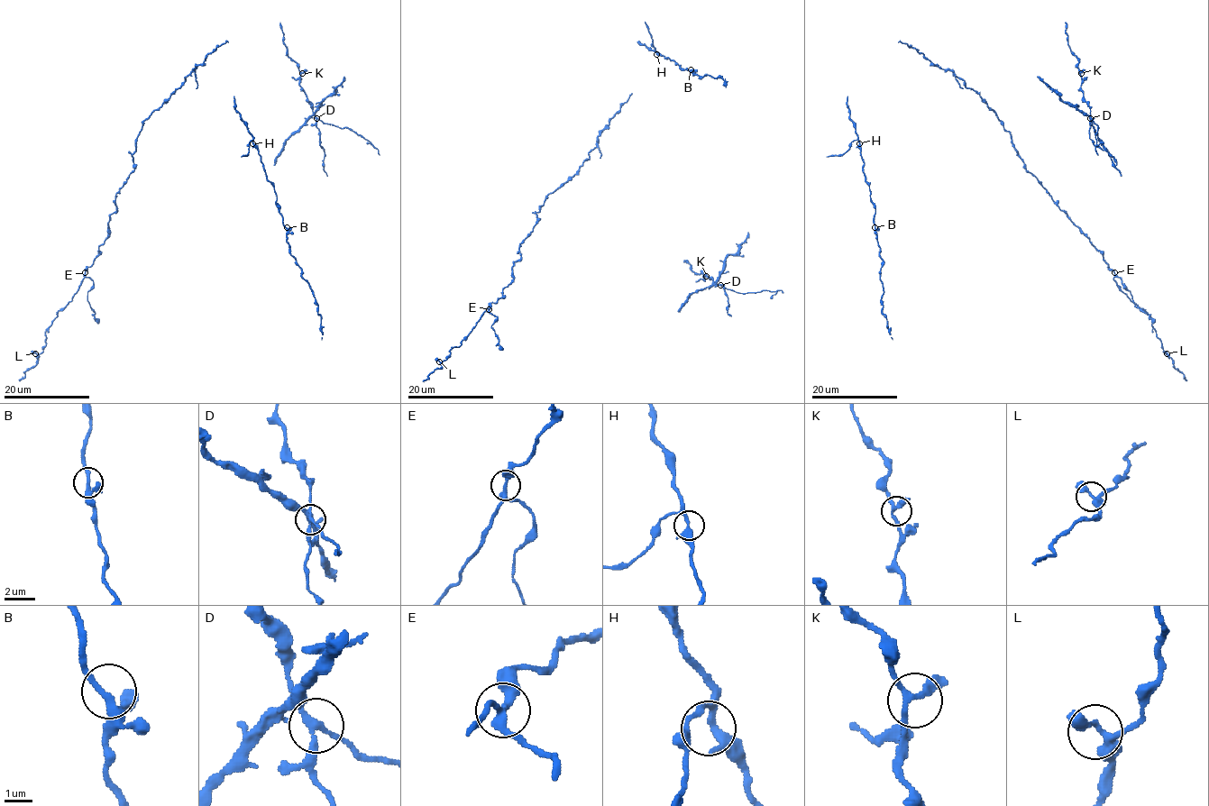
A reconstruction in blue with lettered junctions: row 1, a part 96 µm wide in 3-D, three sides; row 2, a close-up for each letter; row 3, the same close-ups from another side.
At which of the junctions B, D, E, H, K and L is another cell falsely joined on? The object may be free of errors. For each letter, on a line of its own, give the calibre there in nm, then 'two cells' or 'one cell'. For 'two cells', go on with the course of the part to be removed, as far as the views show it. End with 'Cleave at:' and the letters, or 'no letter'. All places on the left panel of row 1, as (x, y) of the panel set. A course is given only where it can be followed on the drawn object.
B: calibre 220 nm; one cell
D: calibre 190 nm; two cells; course (317, 118), (352, 129), (367, 139), (380, 155)
E: calibre 200 nm; one cell
H: calibre 240 nm; one cell
K: calibre 200 nm; one cell
L: calibre 240 nm; one cell
Cleave at: D

